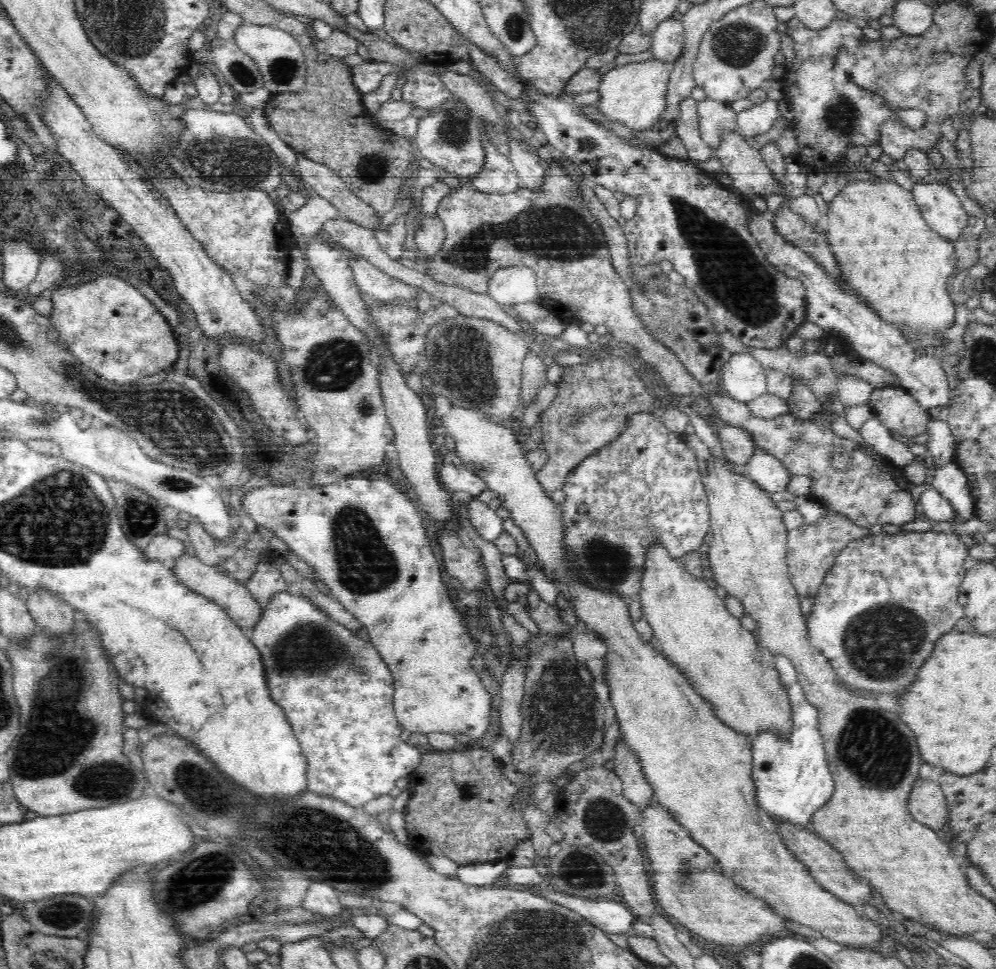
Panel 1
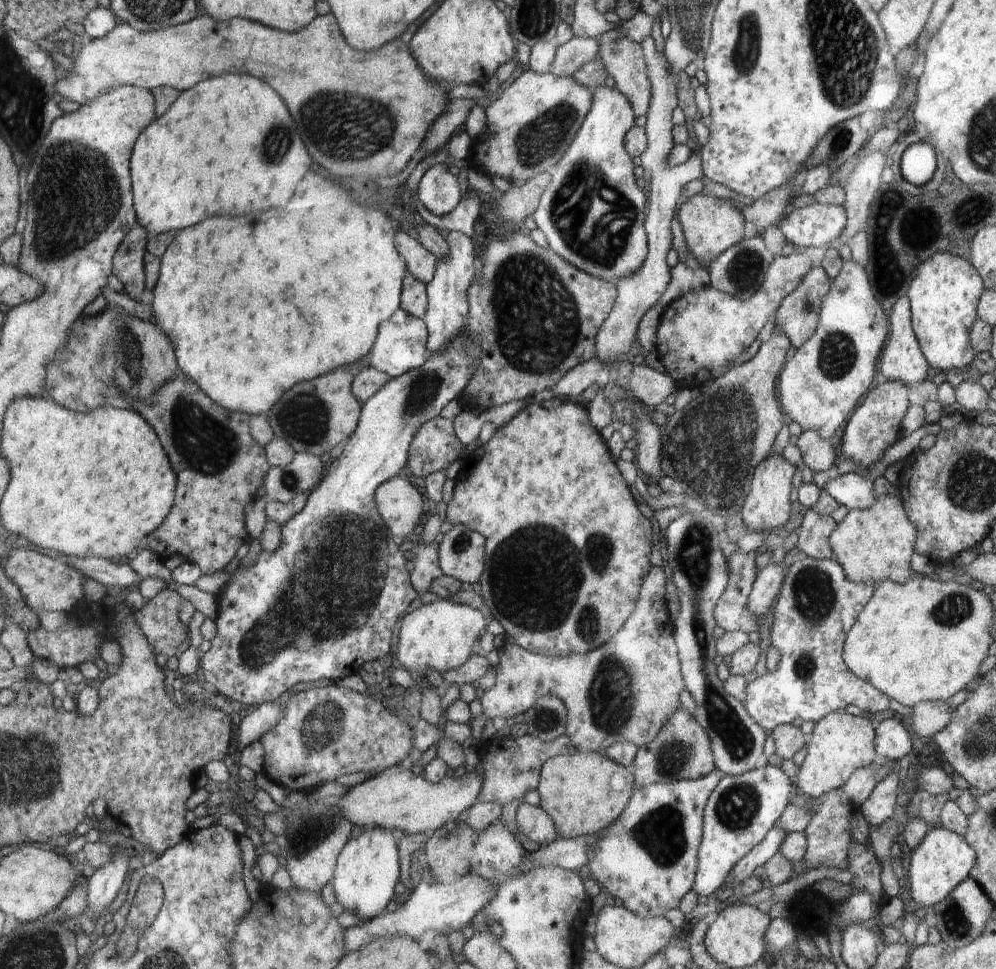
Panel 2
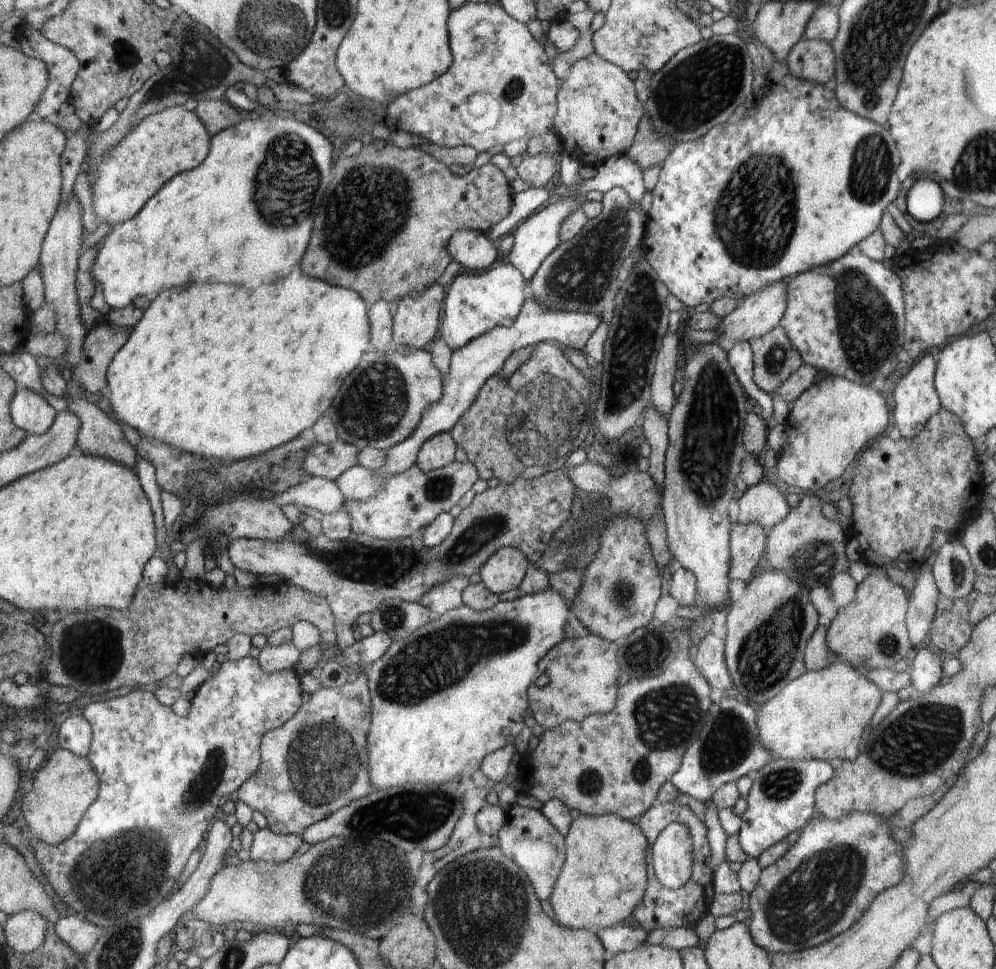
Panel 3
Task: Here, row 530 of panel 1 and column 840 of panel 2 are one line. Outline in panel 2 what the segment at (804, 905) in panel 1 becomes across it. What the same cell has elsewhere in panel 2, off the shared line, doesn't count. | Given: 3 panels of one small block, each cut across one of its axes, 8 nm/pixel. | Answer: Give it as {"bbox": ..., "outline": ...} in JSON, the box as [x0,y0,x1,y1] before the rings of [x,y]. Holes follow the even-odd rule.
{"bbox":[831,490,917,583],"outline":[[[890,490],[888,494],[876,498],[870,508],[849,511],[842,522],[838,522],[831,539],[835,560],[844,568],[845,574],[856,583],[909,582],[912,574],[910,558],[914,554],[917,528],[906,515],[901,498]]]}

